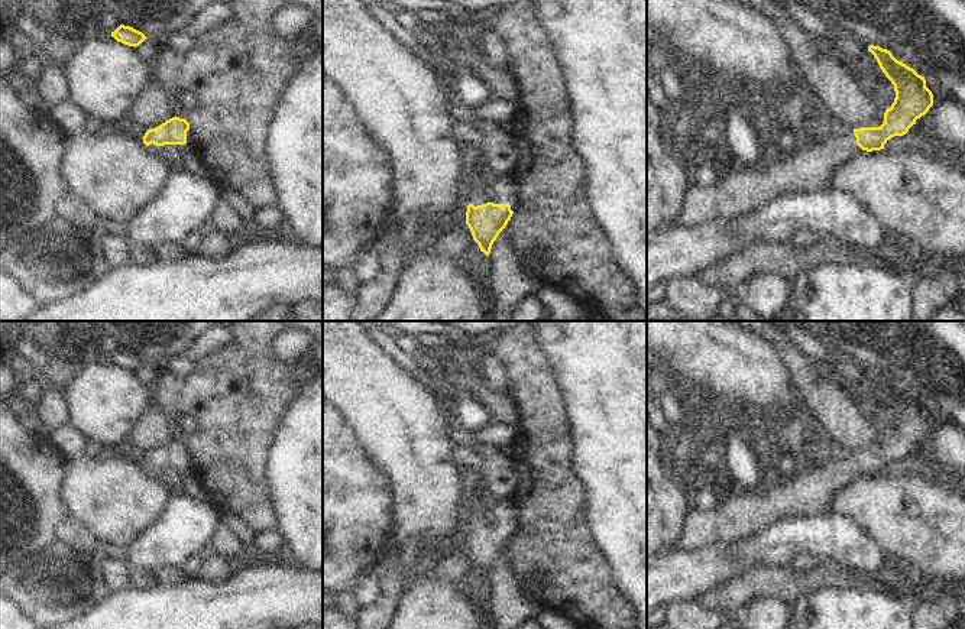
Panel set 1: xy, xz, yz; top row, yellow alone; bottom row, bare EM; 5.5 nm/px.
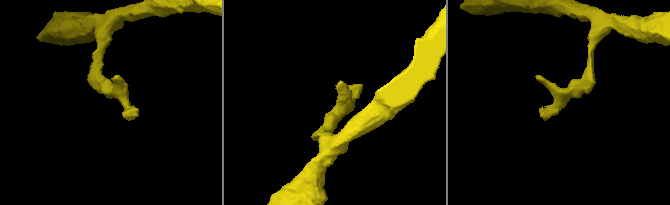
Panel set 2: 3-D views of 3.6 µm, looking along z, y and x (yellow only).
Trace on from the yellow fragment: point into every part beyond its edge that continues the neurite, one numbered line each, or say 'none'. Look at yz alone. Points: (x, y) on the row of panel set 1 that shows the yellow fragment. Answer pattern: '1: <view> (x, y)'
1: yz (805, 169)

